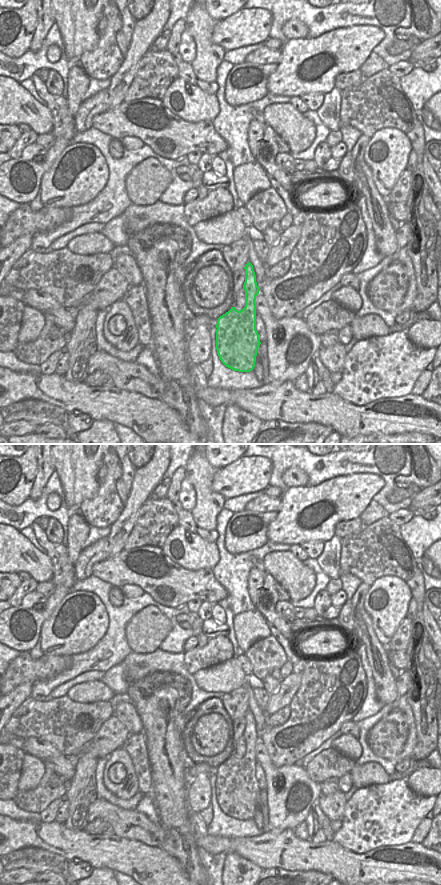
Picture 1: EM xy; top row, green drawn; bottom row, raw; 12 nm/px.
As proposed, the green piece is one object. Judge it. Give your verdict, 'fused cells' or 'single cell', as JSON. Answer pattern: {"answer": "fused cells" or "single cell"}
{"answer": "single cell"}

